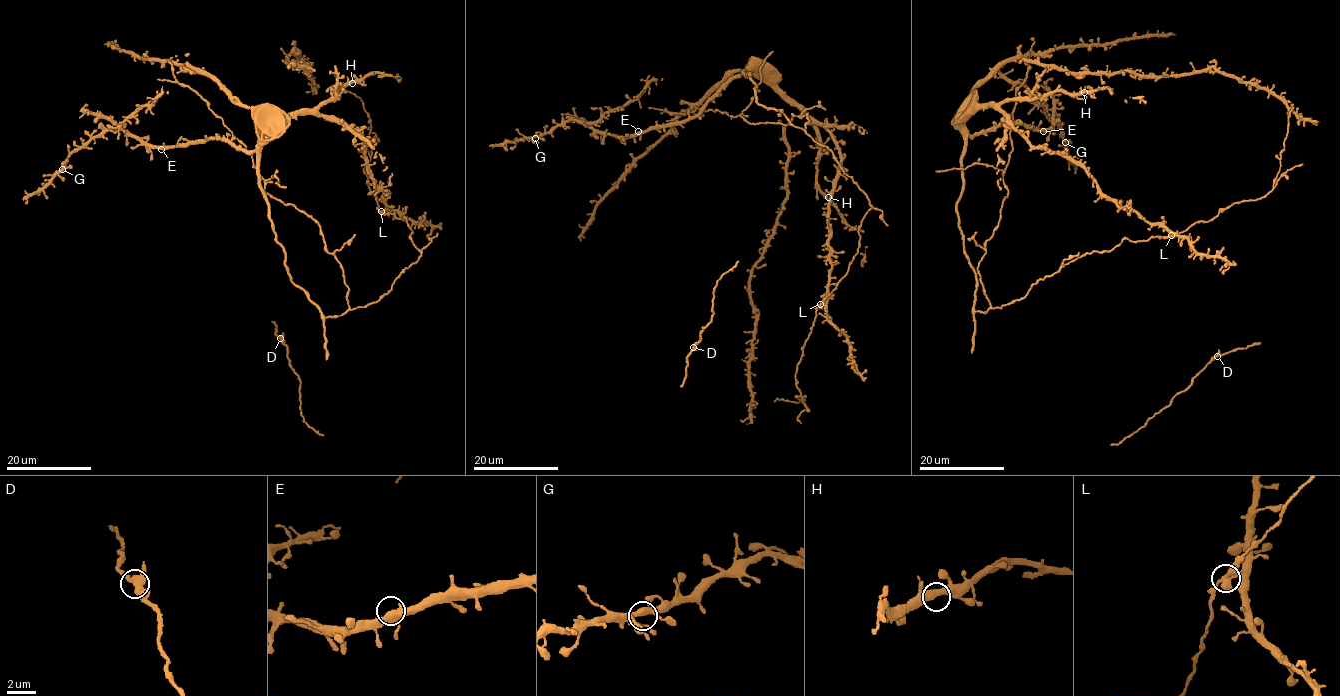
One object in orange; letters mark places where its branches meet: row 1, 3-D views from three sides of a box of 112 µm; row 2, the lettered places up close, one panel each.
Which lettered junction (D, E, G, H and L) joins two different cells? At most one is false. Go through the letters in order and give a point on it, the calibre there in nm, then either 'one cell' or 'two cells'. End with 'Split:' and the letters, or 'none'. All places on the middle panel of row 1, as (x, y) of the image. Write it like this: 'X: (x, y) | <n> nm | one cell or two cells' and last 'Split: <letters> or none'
D: (693, 347) | 400 nm | one cell
E: (638, 131) | 400 nm | one cell
G: (535, 138) | 360 nm | one cell
H: (828, 197) | 360 nm | one cell
L: (820, 304) | 360 nm | one cell
Split: none

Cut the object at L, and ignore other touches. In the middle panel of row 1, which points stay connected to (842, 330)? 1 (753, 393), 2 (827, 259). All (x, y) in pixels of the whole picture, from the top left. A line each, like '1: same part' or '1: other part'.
1: same part
2: same part

